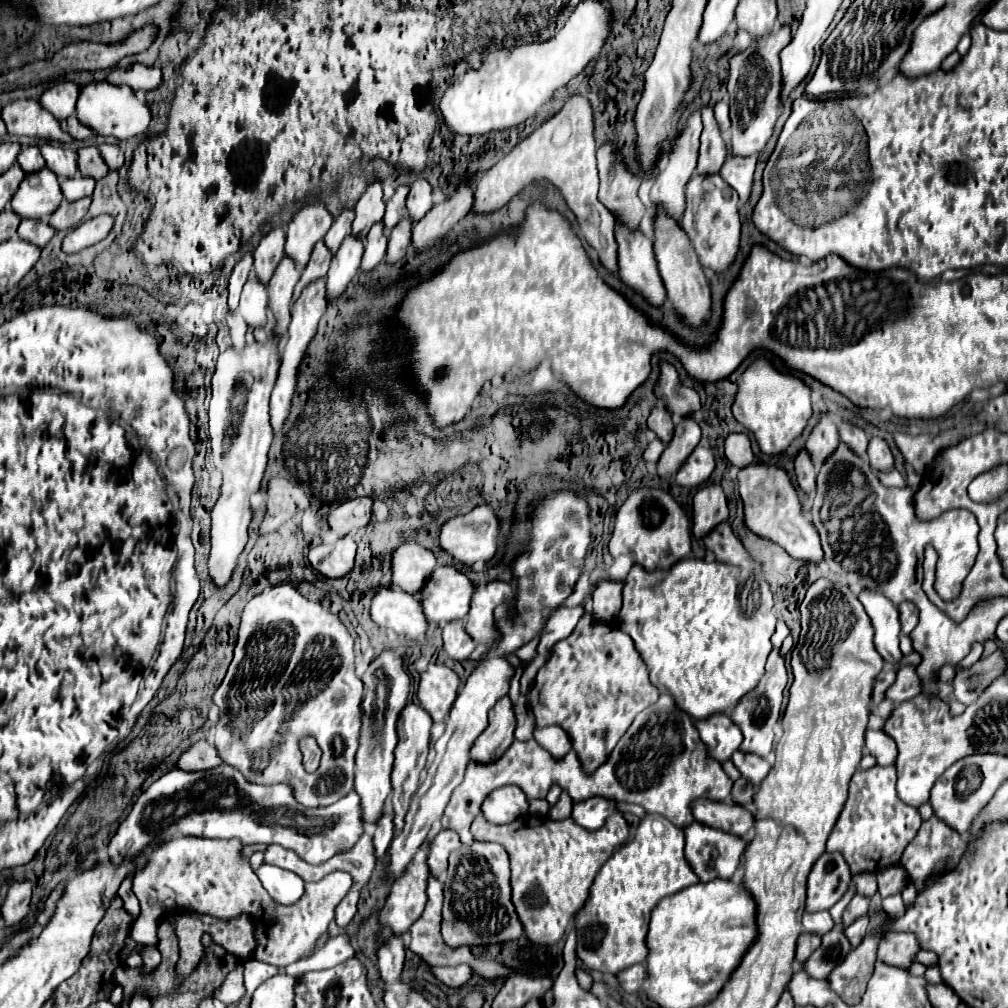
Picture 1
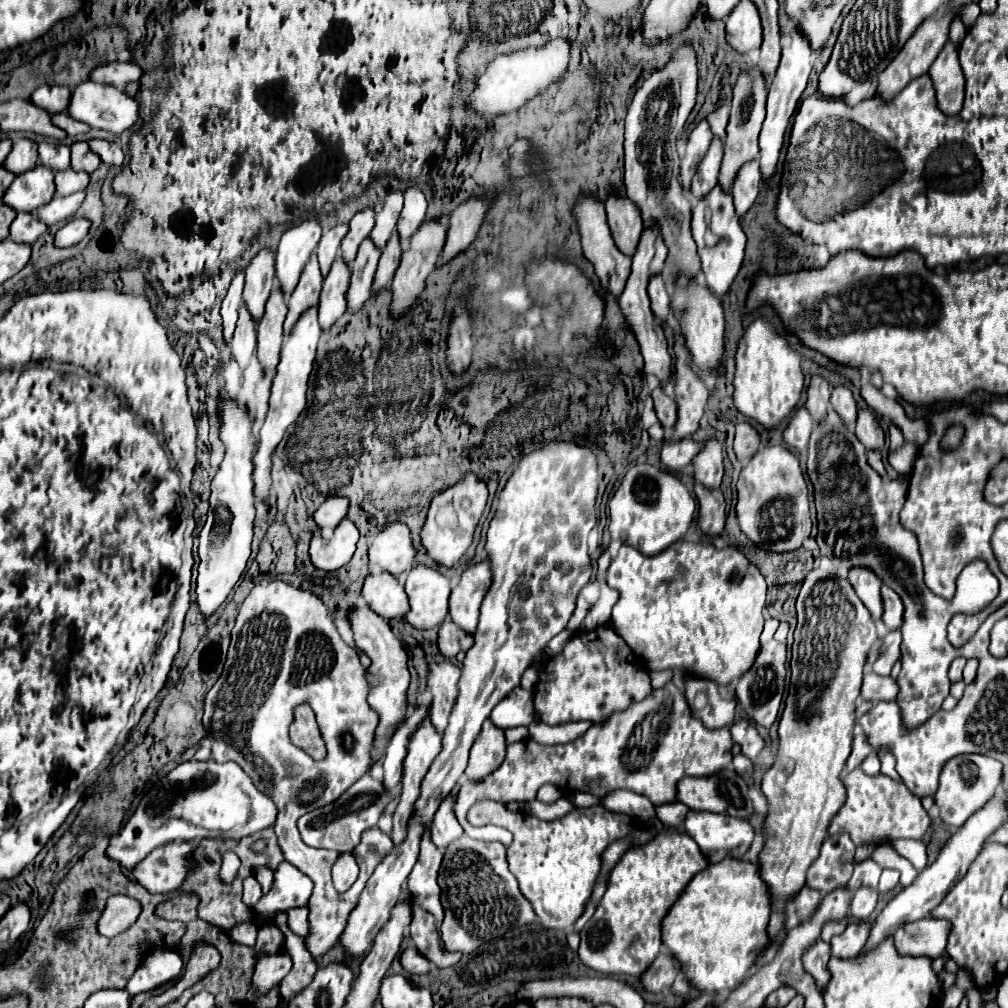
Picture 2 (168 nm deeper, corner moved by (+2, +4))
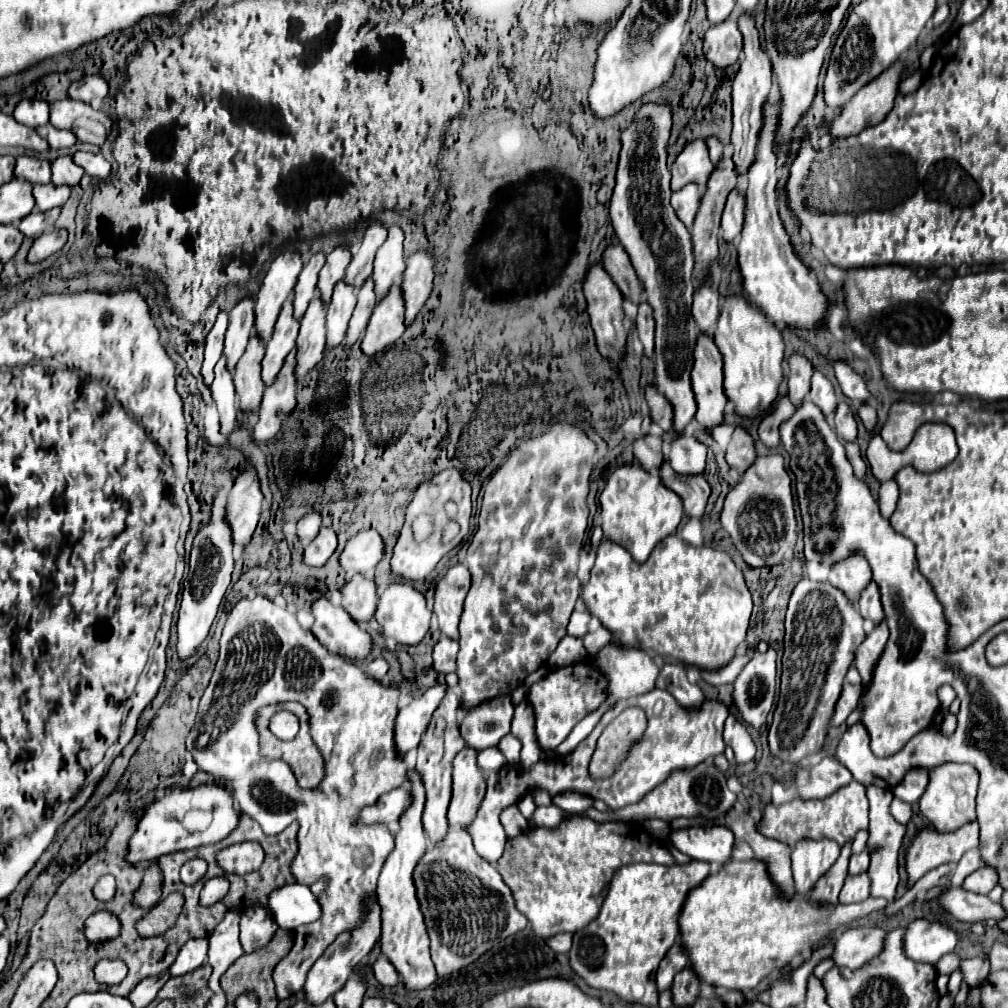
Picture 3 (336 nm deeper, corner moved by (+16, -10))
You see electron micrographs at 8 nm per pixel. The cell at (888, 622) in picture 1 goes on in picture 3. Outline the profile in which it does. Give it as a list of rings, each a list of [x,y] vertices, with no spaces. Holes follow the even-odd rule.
[[[850,554],[830,568],[830,584],[844,590],[852,602],[860,598],[860,590],[872,580],[872,570],[862,554]]]

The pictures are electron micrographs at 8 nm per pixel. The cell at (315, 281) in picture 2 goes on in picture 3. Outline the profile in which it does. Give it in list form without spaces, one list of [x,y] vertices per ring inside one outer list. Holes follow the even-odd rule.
[[[286,300],[282,306],[282,312],[278,316],[274,336],[266,346],[266,354],[262,360],[262,380],[266,386],[270,386],[276,380],[276,374],[280,372],[284,358],[290,350],[294,350],[296,336],[298,336],[300,322],[292,316],[292,300]]]

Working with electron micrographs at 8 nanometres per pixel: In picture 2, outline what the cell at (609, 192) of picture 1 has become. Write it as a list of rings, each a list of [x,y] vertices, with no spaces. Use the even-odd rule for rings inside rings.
[[[612,192],[606,200],[606,214],[608,214],[608,226],[616,246],[624,254],[632,256],[638,244],[640,232],[644,228],[640,208],[628,196],[620,196]]]

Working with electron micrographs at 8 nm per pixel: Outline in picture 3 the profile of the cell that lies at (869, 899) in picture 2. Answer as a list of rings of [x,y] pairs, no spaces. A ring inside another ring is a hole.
[[[866,872],[862,874],[848,874],[844,880],[844,886],[840,890],[840,904],[852,904],[862,902],[870,896],[870,878]]]

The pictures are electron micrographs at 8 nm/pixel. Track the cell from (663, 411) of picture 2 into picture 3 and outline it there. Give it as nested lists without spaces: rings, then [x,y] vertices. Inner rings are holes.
[[[650,384],[646,388],[646,400],[650,406],[650,416],[654,422],[658,422],[664,430],[672,430],[672,418],[674,418],[674,410],[672,404],[668,402],[666,396],[656,392],[656,386]]]

